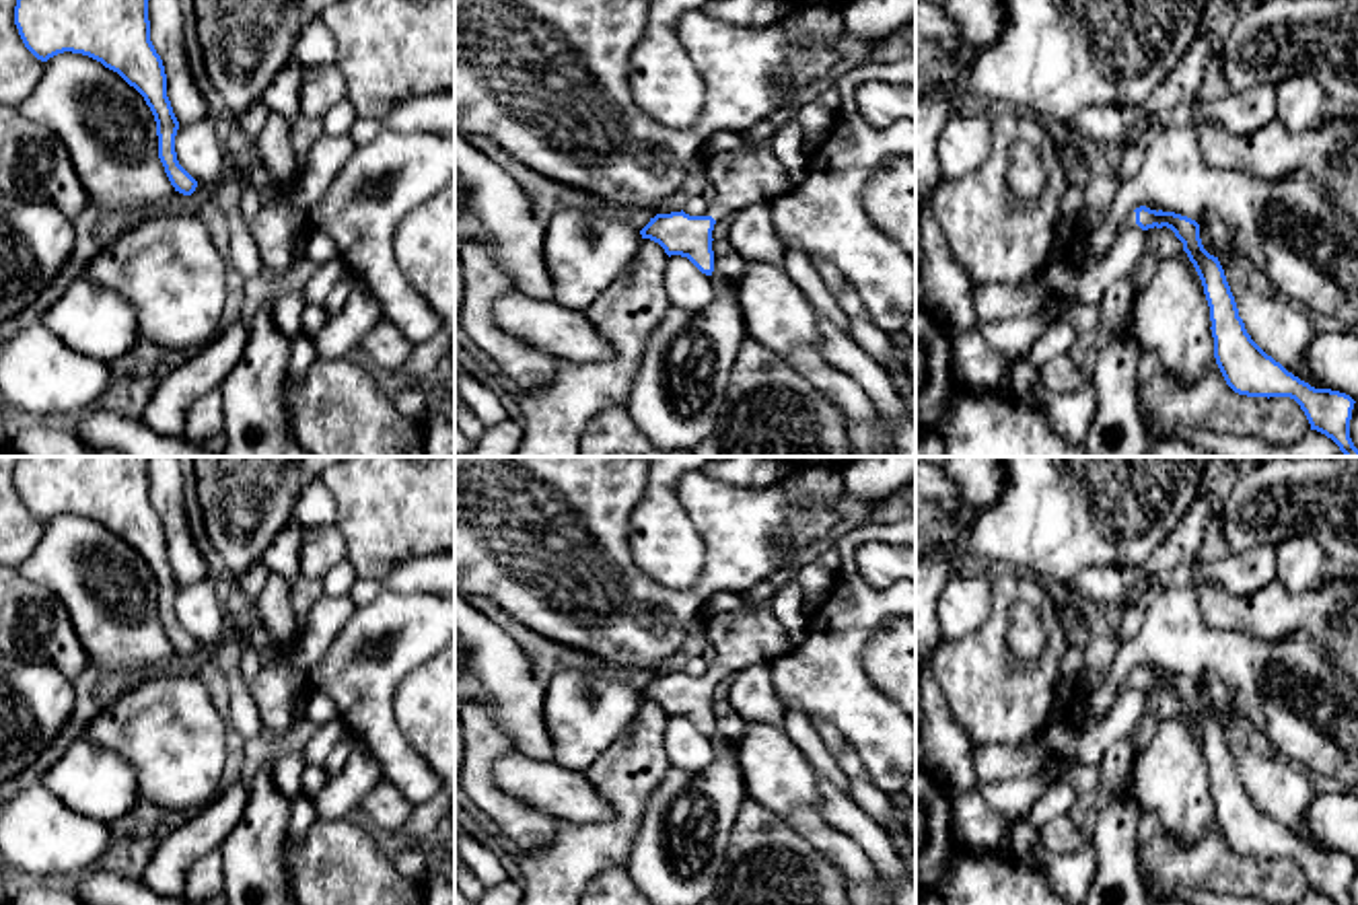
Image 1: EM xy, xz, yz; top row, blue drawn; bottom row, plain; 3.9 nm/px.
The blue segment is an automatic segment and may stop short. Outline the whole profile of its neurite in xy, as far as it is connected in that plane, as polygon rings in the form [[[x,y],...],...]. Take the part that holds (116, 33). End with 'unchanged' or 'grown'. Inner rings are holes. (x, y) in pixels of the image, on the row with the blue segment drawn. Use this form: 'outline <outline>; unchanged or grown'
outline [[[16,0],[14,25],[25,47],[41,62],[72,51],[101,62],[134,86],[156,121],[158,158],[183,195],[198,181],[179,165],[179,121],[167,97],[167,74],[150,41],[148,0]]]; unchanged

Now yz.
outline [[[1140,206],[1130,210],[1117,224],[1148,228],[1171,228],[1183,243],[1183,251],[1193,263],[1210,306],[1214,358],[1226,385],[1247,397],[1290,397],[1305,411],[1311,430],[1331,438],[1346,457],[1358,457],[1350,438],[1354,399],[1331,389],[1315,389],[1288,372],[1267,356],[1247,333],[1224,269],[1218,257],[1210,255],[1200,239],[1200,224],[1187,216]]]; grown

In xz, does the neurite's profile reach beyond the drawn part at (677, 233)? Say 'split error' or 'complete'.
split error

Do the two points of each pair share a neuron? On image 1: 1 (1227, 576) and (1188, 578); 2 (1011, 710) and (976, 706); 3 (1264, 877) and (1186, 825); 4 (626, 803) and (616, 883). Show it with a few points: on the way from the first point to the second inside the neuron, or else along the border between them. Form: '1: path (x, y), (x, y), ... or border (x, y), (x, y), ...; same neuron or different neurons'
1: path (1217, 572), (1198, 572); same neuron
2: path (1003, 706), (984, 706); same neuron
3: border (1214, 821), (1190, 842), (1180, 842), (1163, 829); different neurons
4: border (626, 864), (608, 864), (587, 883); different neurons

